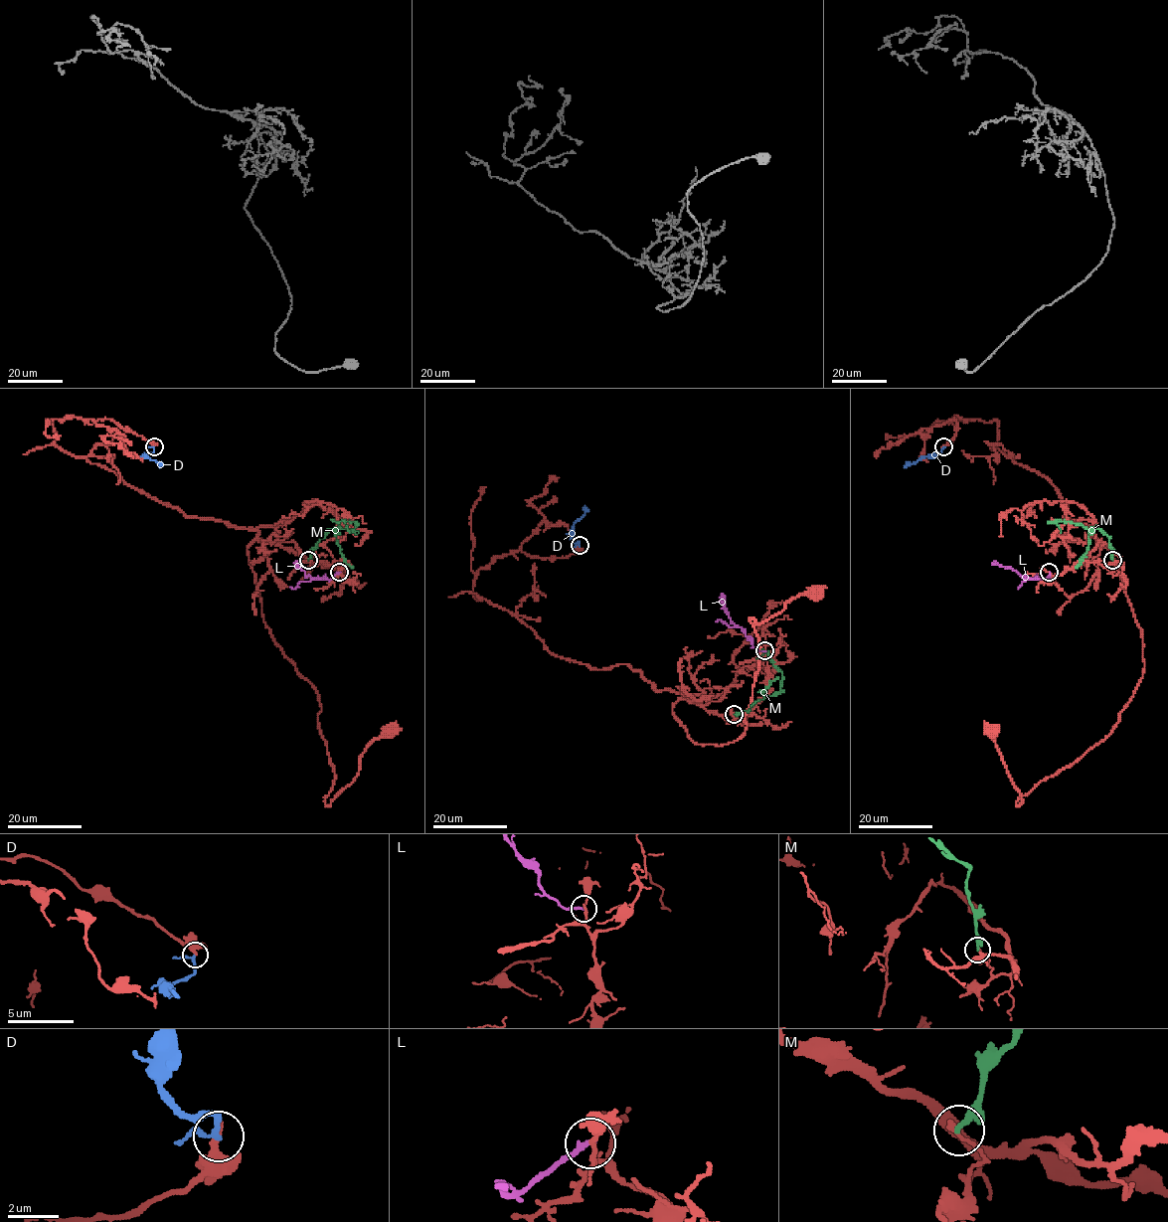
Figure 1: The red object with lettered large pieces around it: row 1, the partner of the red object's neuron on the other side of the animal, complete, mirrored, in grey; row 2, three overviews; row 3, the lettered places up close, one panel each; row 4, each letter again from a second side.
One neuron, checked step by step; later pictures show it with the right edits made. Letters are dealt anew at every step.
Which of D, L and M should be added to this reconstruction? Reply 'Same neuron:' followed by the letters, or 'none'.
Same neuron: none

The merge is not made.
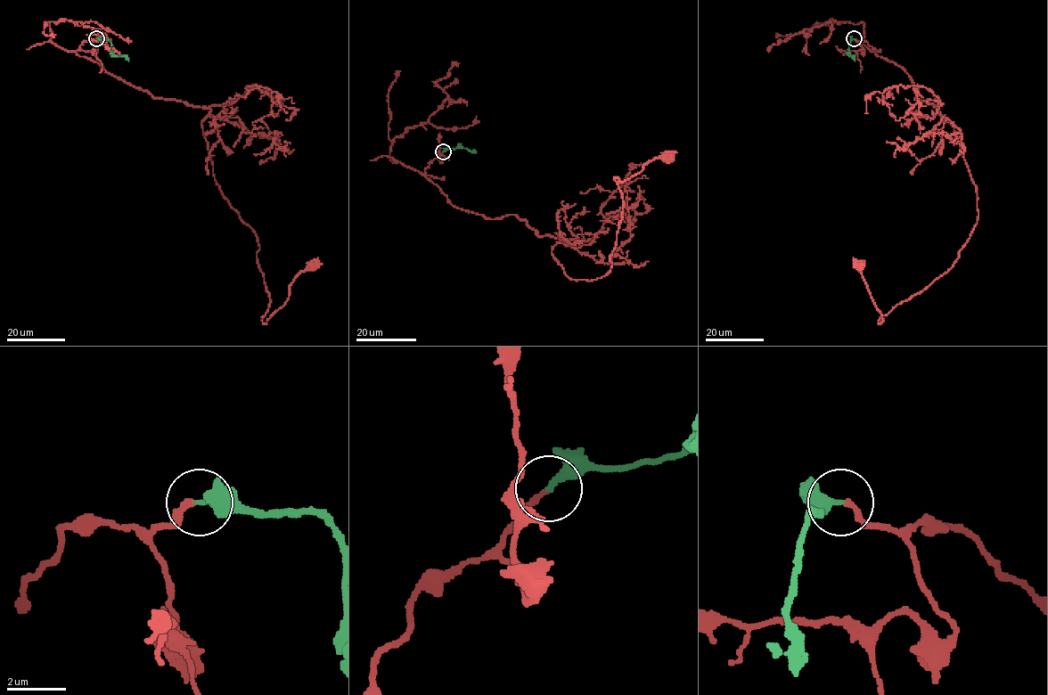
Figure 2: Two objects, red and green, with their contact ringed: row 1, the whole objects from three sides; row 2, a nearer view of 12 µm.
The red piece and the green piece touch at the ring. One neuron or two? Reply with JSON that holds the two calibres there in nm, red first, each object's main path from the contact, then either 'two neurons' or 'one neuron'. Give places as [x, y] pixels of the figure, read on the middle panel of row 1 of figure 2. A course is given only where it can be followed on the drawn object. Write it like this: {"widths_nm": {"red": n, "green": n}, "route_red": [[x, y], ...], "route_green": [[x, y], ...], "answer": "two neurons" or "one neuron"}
{"widths_nm": {"red": 170, "green": 280}, "route_red": [[442, 151], [421, 173], [455, 208], [558, 238], [565, 273], [589, 281], [610, 270], [616, 177], [670, 155]], "route_green": [[443, 151], [461, 146], [476, 152]], "answer": "one neuron"}

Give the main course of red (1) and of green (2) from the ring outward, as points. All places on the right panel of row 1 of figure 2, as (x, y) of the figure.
1: (854, 38), (901, 66), (918, 89), (914, 98), (953, 126), (978, 212), (953, 265), (879, 323), (857, 265)
2: (854, 38), (849, 43), (848, 53), (854, 60)

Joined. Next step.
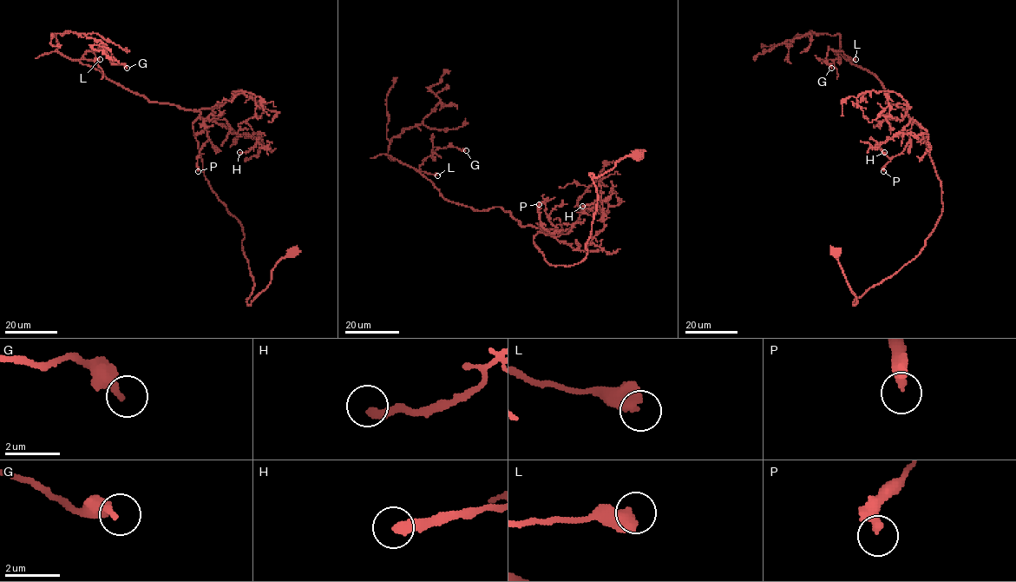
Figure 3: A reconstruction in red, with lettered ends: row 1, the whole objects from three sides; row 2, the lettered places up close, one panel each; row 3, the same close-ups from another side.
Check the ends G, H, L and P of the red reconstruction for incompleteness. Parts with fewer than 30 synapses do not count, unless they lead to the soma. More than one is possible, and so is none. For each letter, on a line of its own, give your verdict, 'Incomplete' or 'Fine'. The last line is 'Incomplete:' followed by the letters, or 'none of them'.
G: Fine
H: Fine
L: Fine
P: Fine
Incomplete: none of them

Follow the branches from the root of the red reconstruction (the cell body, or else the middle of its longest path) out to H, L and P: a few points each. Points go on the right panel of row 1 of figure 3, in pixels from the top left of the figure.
H: (834, 252), (854, 305), (939, 219), (941, 181), (909, 118), (926, 129), (884, 152)
L: (834, 252), (854, 305), (920, 253), (942, 209), (920, 128), (886, 102), (881, 82), (855, 59)
P: (834, 252), (854, 305), (926, 244), (942, 209), (941, 181), (920, 128), (909, 118), (910, 140), (883, 171)

